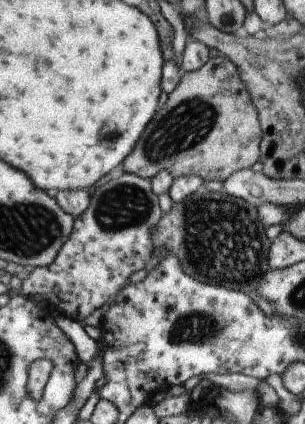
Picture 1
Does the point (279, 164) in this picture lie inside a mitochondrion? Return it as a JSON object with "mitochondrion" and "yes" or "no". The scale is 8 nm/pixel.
{"mitochondrion":"no"}

